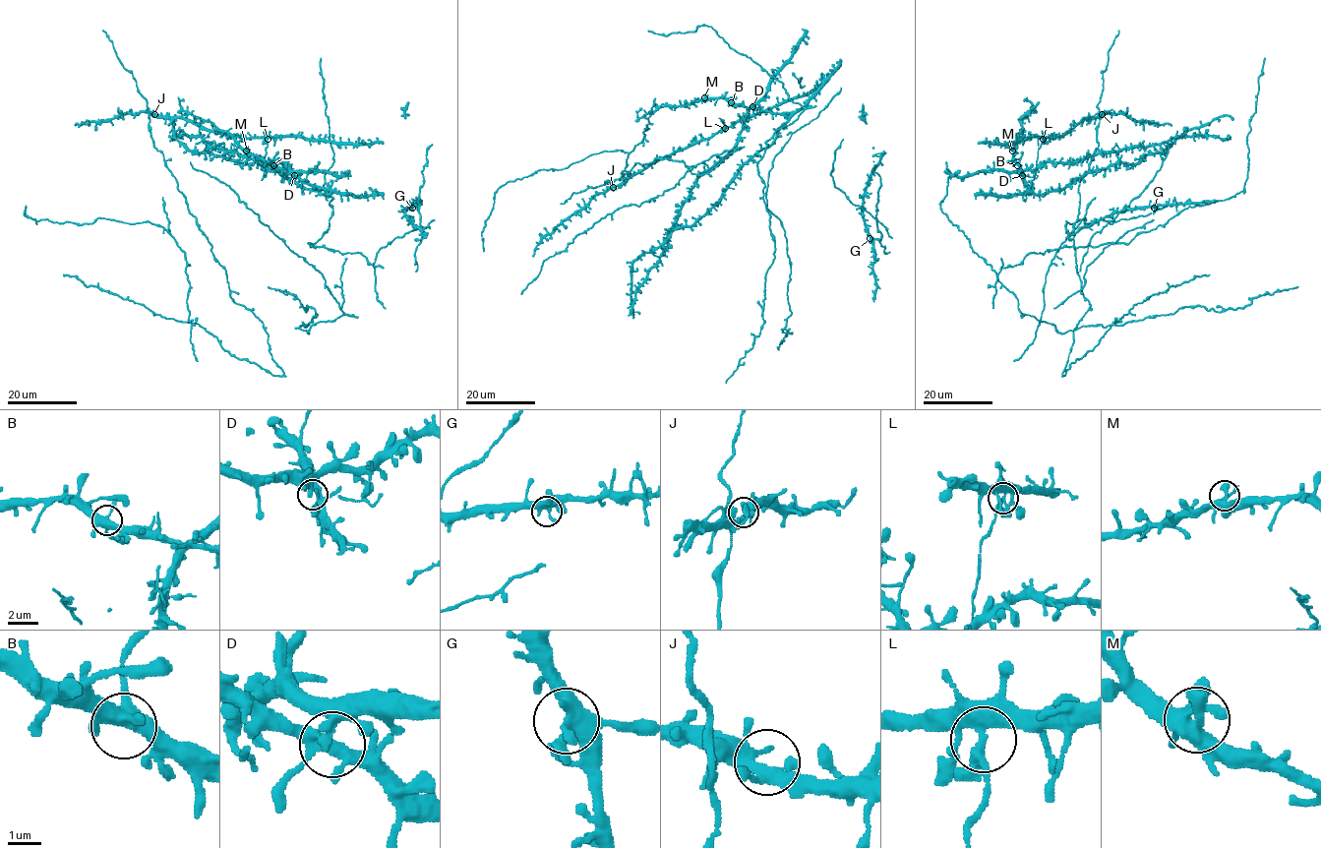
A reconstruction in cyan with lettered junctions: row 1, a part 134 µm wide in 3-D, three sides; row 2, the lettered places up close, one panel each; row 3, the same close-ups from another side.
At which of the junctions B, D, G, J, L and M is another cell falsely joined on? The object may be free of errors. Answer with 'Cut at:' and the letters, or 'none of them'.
Cut at: L

